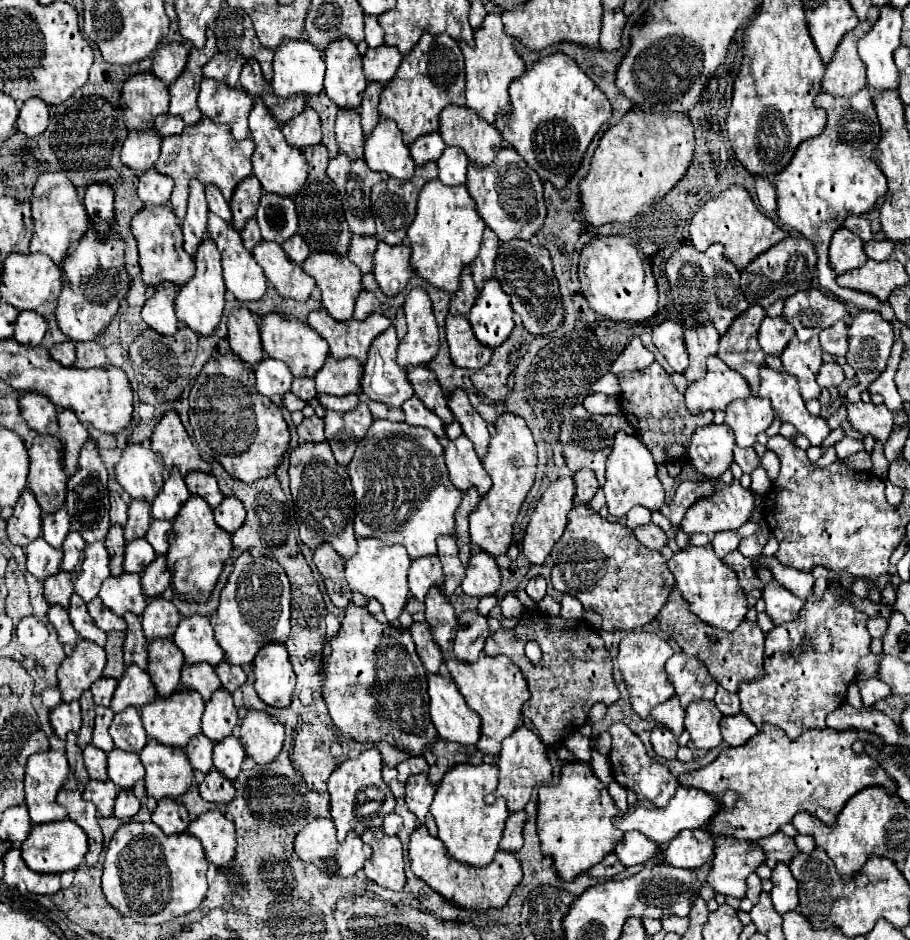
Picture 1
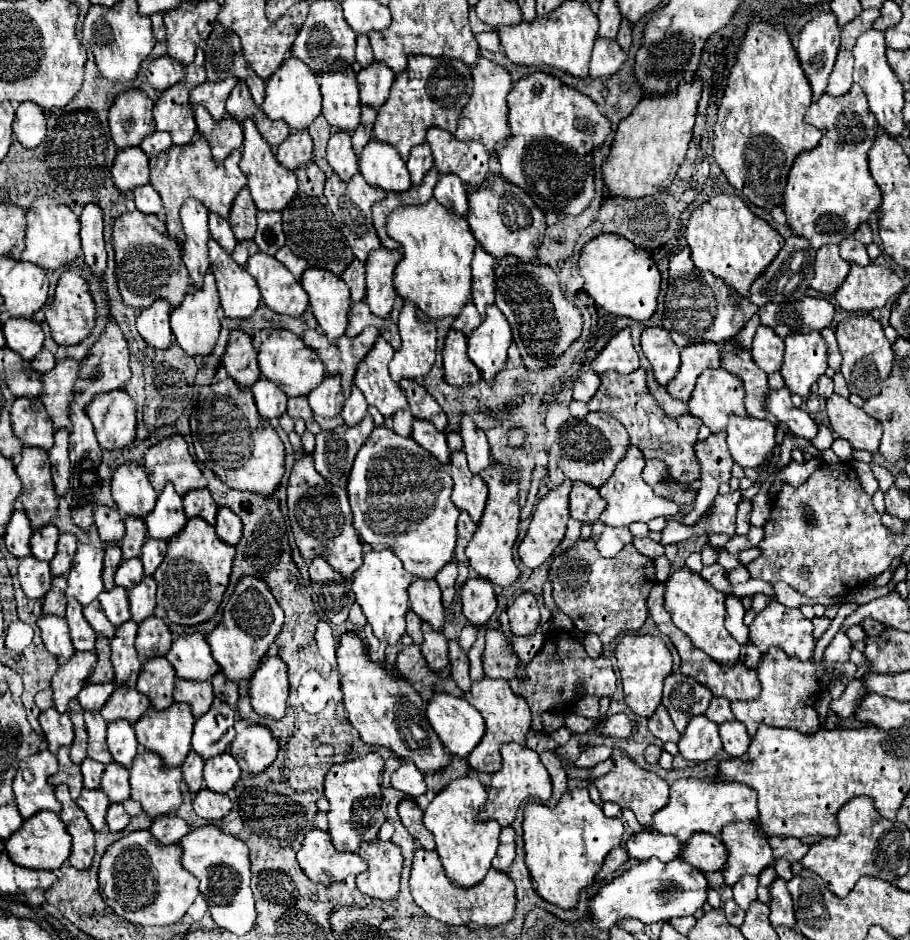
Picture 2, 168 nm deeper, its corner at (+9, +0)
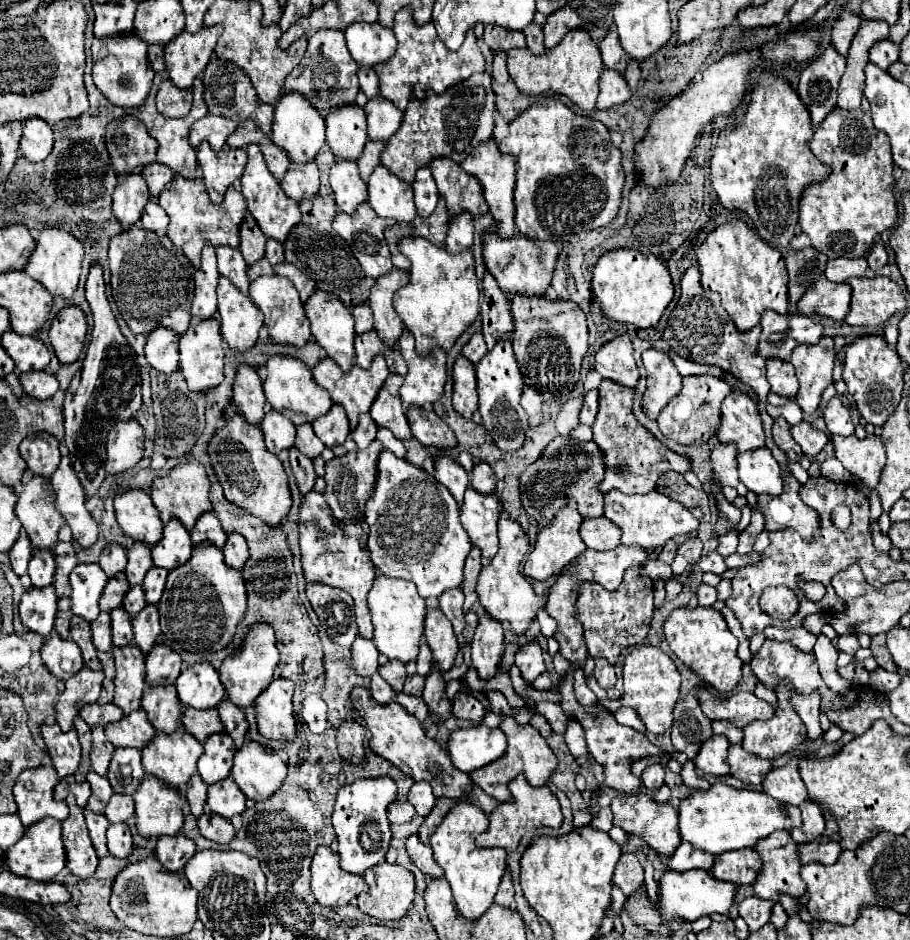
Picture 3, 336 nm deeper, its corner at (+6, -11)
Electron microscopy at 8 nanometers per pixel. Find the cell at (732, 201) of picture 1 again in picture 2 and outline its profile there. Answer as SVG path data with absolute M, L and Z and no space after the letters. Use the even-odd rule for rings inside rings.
M719 194L699 206L689 220L685 238L691 248L691 260L699 270L709 270L721 278L737 296L749 298L749 288L761 276L783 248L783 238L765 220L757 218L739 196Z

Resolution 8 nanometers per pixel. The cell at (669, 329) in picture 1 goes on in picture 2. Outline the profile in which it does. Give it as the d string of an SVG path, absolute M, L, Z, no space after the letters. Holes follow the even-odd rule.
M645 328L641 334L641 350L651 364L655 380L667 386L679 370L679 348L665 328Z

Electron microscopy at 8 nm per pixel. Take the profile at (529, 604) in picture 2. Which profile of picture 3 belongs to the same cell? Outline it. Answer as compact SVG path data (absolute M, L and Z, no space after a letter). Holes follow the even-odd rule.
M530 639L528 643L520 645L520 649L516 653L516 665L518 665L524 681L528 681L528 683L532 683L546 669L544 659L542 659L542 649L536 639Z

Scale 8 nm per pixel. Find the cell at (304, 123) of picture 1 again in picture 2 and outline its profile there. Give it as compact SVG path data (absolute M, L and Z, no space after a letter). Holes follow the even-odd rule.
M293 132L285 144L277 148L277 162L291 172L303 164L313 162L313 140L309 132Z

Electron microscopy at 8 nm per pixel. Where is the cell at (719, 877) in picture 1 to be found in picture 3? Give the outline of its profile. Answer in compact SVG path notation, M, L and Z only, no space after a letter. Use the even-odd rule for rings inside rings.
M774 831L772 835L768 835L768 839L760 839L760 843L756 843L754 851L762 859L760 875L756 875L756 883L752 885L756 897L774 901L780 891L786 893L786 895L792 895L792 897L804 895L806 883L800 879L800 863L798 863L798 857L796 857L796 841L792 841L788 831Z

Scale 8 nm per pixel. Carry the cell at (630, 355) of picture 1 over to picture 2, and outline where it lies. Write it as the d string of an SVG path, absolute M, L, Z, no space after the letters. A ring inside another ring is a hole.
M623 328L615 334L607 346L599 352L599 356L591 362L591 370L601 374L607 370L615 370L619 374L631 374L639 368L639 356L631 344L629 328Z

